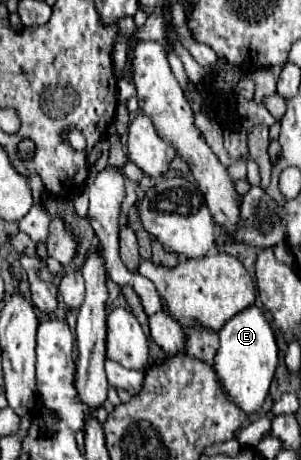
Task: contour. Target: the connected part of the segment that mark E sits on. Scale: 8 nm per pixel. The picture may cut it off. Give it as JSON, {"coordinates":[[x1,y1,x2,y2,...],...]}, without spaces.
{"coordinates":[[256,305,246,307,244,311,236,313,222,329,220,329,220,349,216,353,216,373,224,385,224,391,244,409,246,413,256,413,270,389,278,367,278,345,270,321,266,319,264,311]]}

